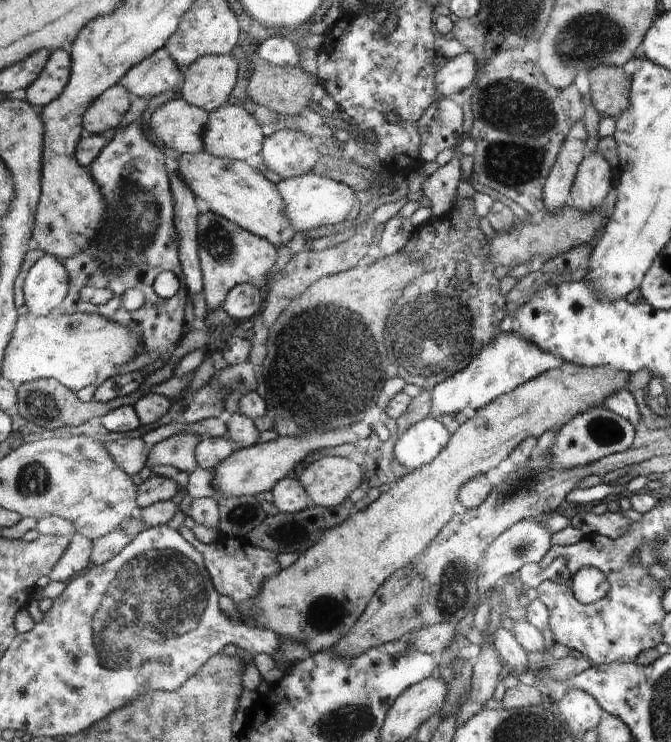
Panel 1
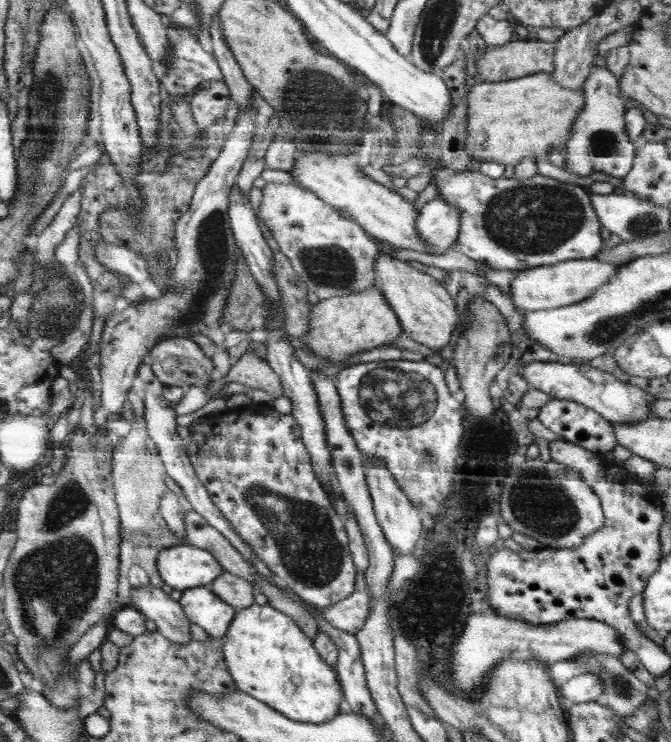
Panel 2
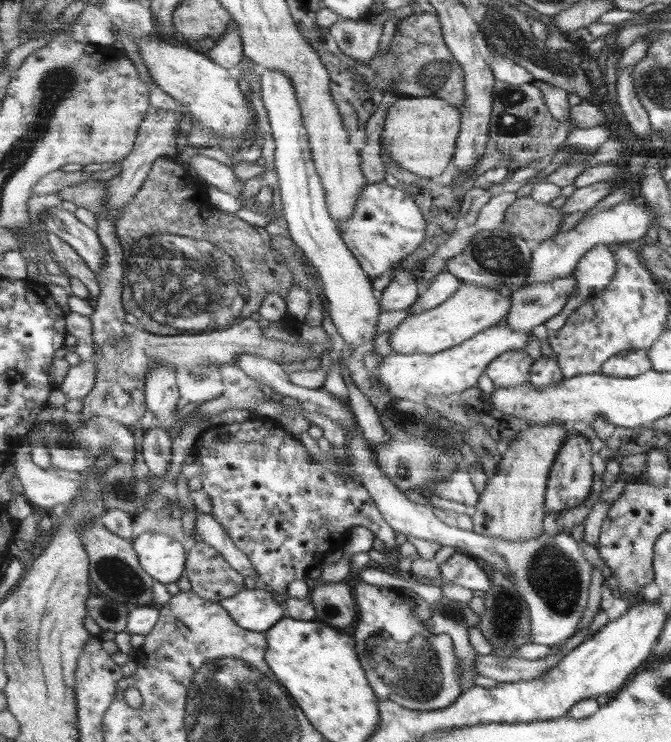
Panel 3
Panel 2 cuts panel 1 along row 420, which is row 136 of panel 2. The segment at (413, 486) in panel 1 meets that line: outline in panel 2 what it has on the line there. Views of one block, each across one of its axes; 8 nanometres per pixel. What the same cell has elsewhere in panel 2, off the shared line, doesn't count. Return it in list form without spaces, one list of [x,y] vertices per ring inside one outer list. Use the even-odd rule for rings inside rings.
[[[536,73],[505,82],[484,82],[468,92],[466,144],[464,151],[476,164],[494,161],[516,166],[525,158],[549,157],[555,147],[563,147],[572,137],[585,95],[566,89],[551,74]]]

